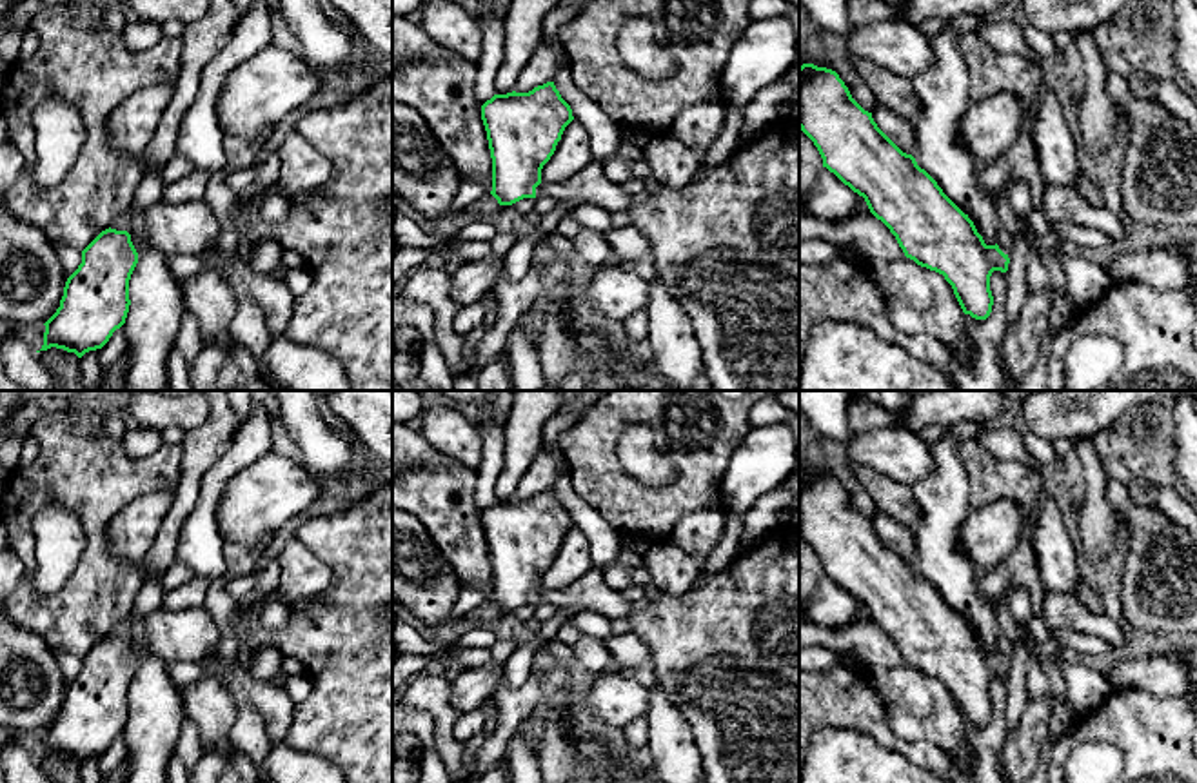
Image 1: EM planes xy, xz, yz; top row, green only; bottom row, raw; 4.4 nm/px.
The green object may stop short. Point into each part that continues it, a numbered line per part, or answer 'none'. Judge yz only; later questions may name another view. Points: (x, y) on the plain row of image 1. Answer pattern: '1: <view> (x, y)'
1: yz (1005, 649)

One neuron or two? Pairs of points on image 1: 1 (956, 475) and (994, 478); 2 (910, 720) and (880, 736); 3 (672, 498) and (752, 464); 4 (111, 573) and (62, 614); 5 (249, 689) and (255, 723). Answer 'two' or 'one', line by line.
1: two
2: two
3: two
4: one
5: two

